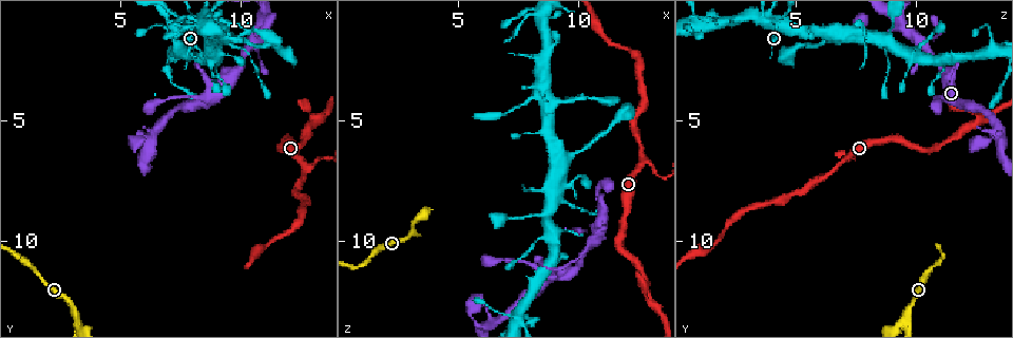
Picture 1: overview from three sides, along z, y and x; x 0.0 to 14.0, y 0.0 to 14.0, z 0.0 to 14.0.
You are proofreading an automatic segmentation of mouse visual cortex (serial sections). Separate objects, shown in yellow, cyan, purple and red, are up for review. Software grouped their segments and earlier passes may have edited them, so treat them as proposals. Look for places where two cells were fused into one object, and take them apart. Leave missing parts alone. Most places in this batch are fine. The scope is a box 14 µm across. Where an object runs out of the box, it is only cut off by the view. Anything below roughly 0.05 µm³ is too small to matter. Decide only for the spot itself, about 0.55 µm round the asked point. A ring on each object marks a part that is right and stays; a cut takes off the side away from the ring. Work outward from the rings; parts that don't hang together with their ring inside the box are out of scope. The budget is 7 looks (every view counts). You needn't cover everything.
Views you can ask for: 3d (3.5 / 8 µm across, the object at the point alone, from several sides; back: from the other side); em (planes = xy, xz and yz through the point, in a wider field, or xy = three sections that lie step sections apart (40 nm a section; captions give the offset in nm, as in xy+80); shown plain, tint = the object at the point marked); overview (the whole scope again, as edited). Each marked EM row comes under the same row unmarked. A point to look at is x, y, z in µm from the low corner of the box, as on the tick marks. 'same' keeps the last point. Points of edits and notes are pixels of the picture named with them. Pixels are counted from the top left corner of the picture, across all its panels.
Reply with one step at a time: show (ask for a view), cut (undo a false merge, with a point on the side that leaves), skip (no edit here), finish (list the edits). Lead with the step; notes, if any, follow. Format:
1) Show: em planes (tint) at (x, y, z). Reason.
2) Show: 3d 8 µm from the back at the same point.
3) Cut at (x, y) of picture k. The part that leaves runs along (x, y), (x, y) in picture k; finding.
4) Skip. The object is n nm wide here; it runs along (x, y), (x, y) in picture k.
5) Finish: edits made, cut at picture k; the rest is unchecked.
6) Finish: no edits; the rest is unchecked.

Show: em xy step 2 (tint) at (8.7, 1.3, 5.5). Branch point.

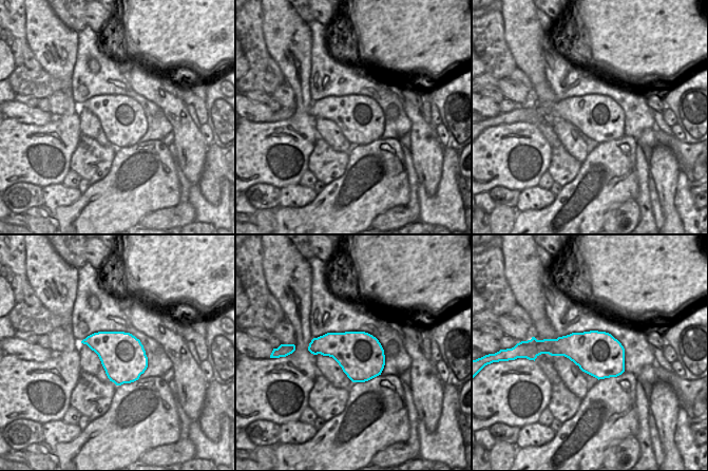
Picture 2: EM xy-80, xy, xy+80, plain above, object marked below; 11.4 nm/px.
Show: 3d 3.5 µm at the same point. See where the arms go.

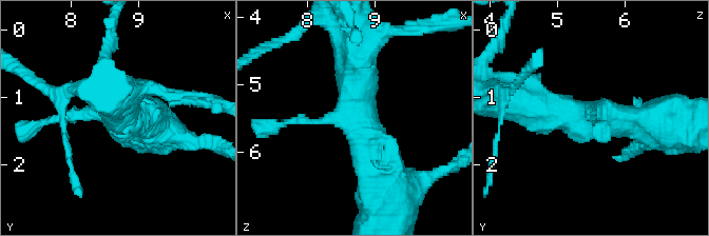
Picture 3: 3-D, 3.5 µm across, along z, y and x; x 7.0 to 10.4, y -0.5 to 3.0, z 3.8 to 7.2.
Skip. The object is 550 nm wide here; it runs along (351, 53), (381, 182) in picture 3; one cell here.

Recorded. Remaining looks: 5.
Show: 3d 3.5 µm at (8.5, 1.5, 8.9). Small branch off a trunk.

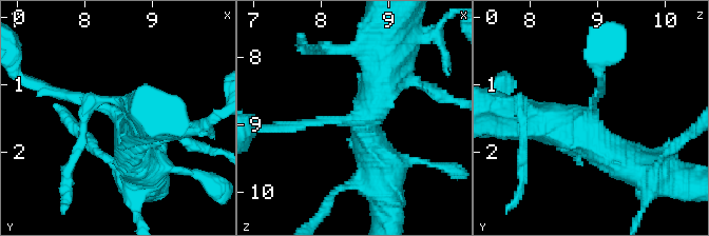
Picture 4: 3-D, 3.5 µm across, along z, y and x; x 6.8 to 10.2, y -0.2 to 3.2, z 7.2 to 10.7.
Show: em xy step 2 (tint) at (8.50, 1.50, 8.85).

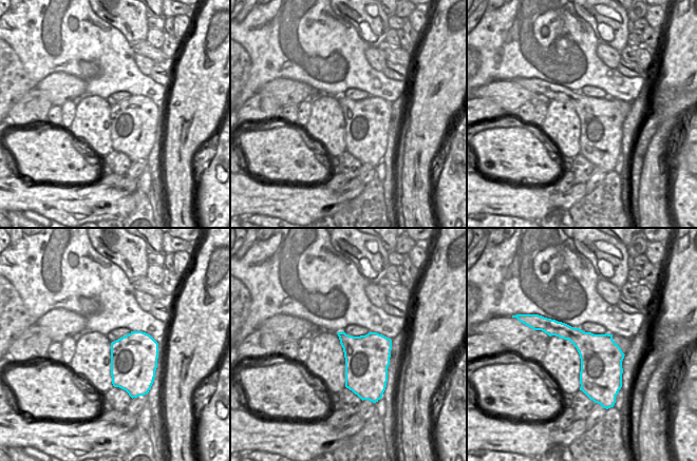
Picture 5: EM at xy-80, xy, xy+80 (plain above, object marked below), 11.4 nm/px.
Show: em planes (tint) at the same point.

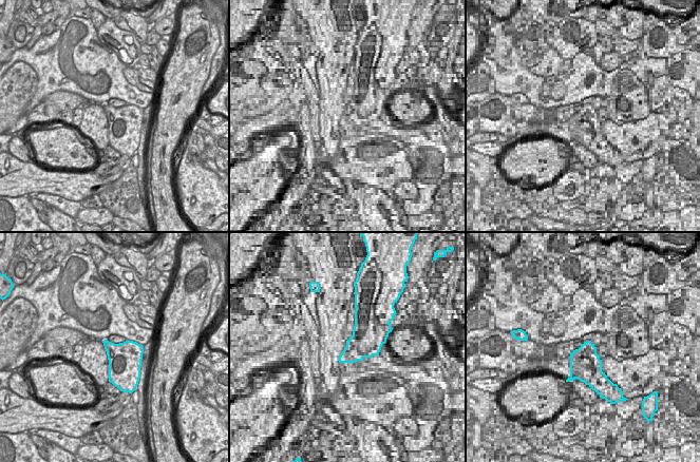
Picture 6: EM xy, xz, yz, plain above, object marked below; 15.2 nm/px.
Skip. The object is 500 nm wide here; it runs along (520, 118), (579, 128), (636, 166) in picture 4; all the same cell.

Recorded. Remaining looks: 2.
Show: 3d 3.5 µm at (10.3, 2.0, 10.3). Branch point.

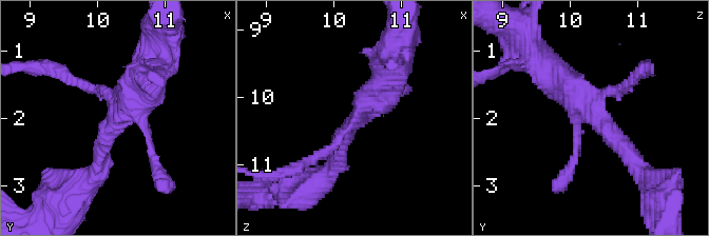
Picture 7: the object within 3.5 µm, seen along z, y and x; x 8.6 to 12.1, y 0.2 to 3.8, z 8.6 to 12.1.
Show: em xy step 5 (tint) at (10.25, 2.00, 10.40).

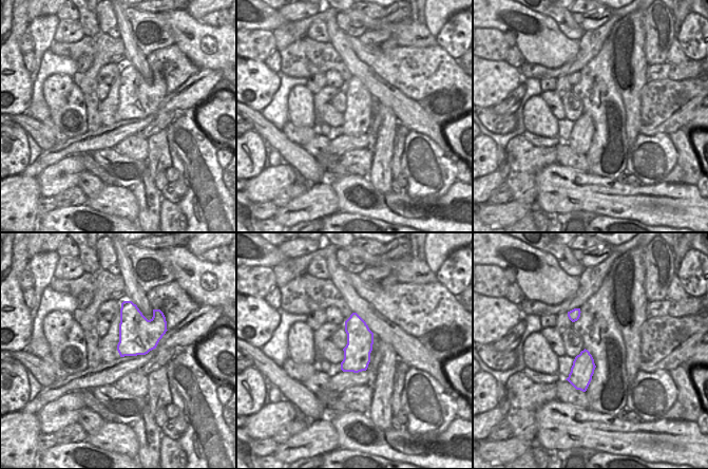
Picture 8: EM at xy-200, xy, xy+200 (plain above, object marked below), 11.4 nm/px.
Skip. All the same cell.

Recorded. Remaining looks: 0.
Finish: no edits; the rest is unchecked.

